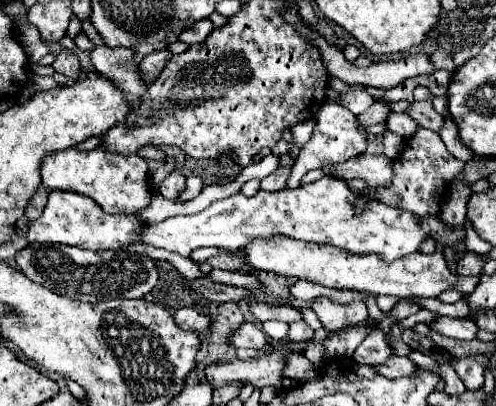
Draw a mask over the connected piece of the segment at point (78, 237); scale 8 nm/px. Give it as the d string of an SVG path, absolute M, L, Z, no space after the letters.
M50 191L44 213L30 223L28 245L32 243L64 243L80 249L122 249L130 243L140 243L142 223L138 217L128 215L108 215L90 197L72 191Z

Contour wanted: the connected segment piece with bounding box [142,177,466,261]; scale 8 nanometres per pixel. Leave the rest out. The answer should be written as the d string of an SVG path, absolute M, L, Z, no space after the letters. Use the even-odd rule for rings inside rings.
M322 177L316 183L302 185L300 189L282 189L282 191L276 191L276 193L258 191L254 197L246 197L242 193L236 193L228 199L214 201L202 213L196 213L196 215L190 215L190 217L170 217L162 223L146 225L144 233L142 233L142 243L178 253L182 257L188 257L196 247L204 247L204 245L216 245L216 247L222 247L226 251L240 253L240 249L244 249L244 245L248 245L248 241L252 241L252 237L274 237L274 235L288 235L292 239L302 239L302 241L312 241L312 243L330 243L330 245L336 245L340 249L348 249L356 255L358 253L376 253L376 255L384 257L386 261L394 261L394 259L400 259L408 253L418 251L418 245L428 235L432 235L436 241L444 243L446 247L456 249L458 259L466 251L466 247L464 247L464 239L466 239L464 227L448 229L440 221L440 217L424 217L420 221L418 217L412 217L412 213L398 211L398 209L394 209L390 205L384 205L384 203L378 203L378 201L368 201L368 199L360 197L358 193L352 193L346 187L346 181L340 181L336 177Z

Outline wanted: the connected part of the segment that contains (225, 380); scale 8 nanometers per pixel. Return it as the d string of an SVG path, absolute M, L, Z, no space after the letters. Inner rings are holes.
M310 341L300 343L270 343L272 353L266 353L262 357L254 359L234 359L228 363L212 363L206 367L204 377L212 389L220 389L224 385L254 385L256 389L262 389L266 385L280 387L284 379L284 367L286 367L286 355L288 353L302 353Z

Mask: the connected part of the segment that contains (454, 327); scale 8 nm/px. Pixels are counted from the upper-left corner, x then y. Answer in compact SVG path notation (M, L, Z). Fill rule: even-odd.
M438 315L434 321L430 321L428 327L432 331L436 331L438 335L452 337L452 339L466 339L466 341L476 339L476 333L478 333L478 325L474 321L442 317L442 315Z

